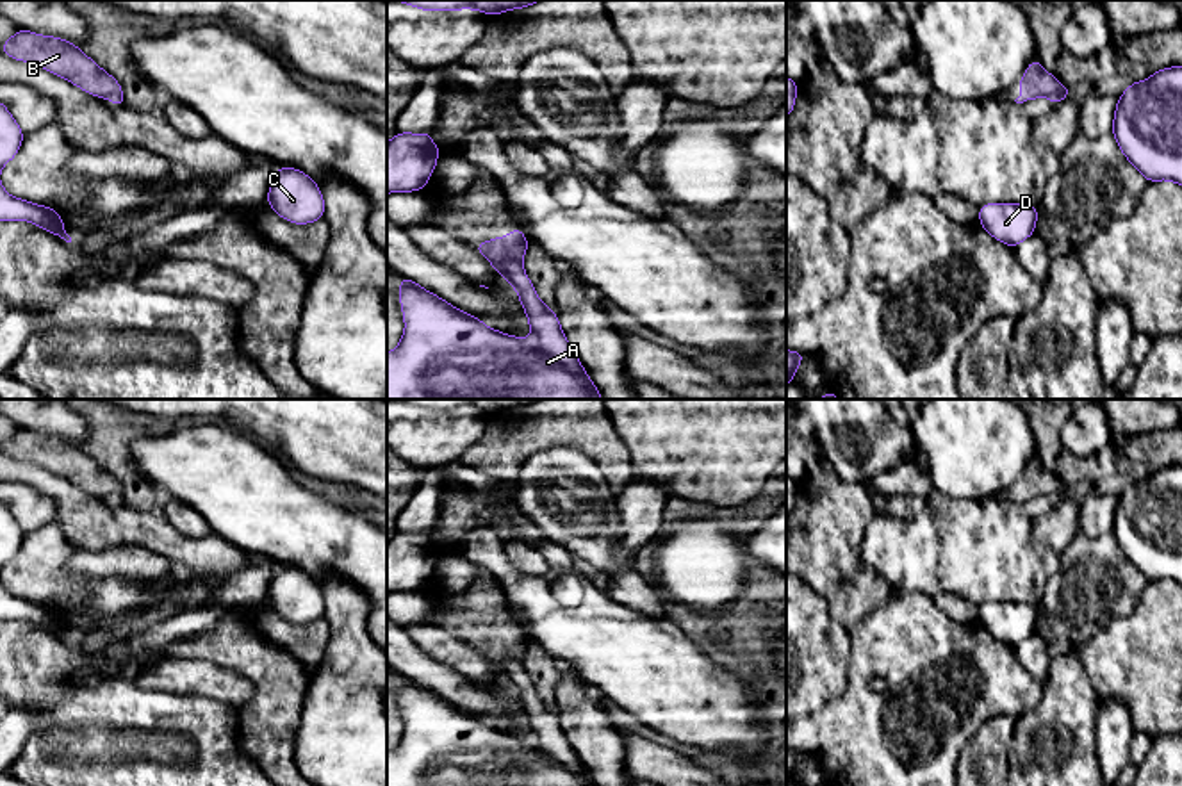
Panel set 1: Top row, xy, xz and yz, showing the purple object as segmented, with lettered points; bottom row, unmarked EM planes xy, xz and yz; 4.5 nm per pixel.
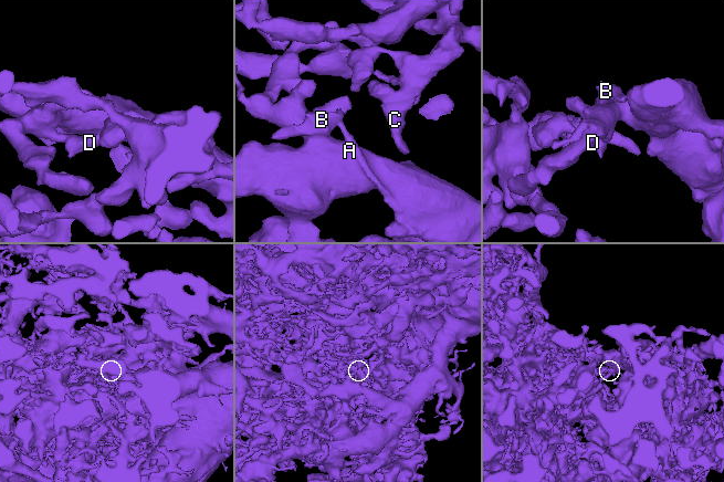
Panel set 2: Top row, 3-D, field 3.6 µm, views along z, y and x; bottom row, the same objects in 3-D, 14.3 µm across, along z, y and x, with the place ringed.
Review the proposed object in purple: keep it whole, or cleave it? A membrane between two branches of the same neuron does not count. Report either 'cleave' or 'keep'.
cleave

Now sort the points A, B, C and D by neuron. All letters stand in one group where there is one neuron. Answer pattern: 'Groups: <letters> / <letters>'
Groups: A C D / B

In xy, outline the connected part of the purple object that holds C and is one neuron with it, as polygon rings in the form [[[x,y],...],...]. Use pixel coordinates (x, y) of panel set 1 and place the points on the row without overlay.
[[[275,567],[266,601],[292,624],[319,620],[326,610],[317,581],[298,567]]]

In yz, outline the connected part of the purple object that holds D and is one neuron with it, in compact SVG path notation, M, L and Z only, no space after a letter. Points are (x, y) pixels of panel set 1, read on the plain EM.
M984 602L979 608L979 624L997 640L1016 647L1036 633L1038 606L1032 602Z

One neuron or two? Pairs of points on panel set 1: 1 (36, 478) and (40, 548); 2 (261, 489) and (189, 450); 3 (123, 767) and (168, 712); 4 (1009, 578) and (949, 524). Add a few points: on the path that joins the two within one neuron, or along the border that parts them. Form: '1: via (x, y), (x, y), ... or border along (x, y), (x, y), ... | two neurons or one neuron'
1: border along (56, 523), (79, 549) | two neurons
2: via (243, 489), (207, 466) | one neuron
3: via (116, 745), (116, 733), (138, 712), (147, 712) | one neuron
4: via (995, 564), (963, 539) | one neuron

